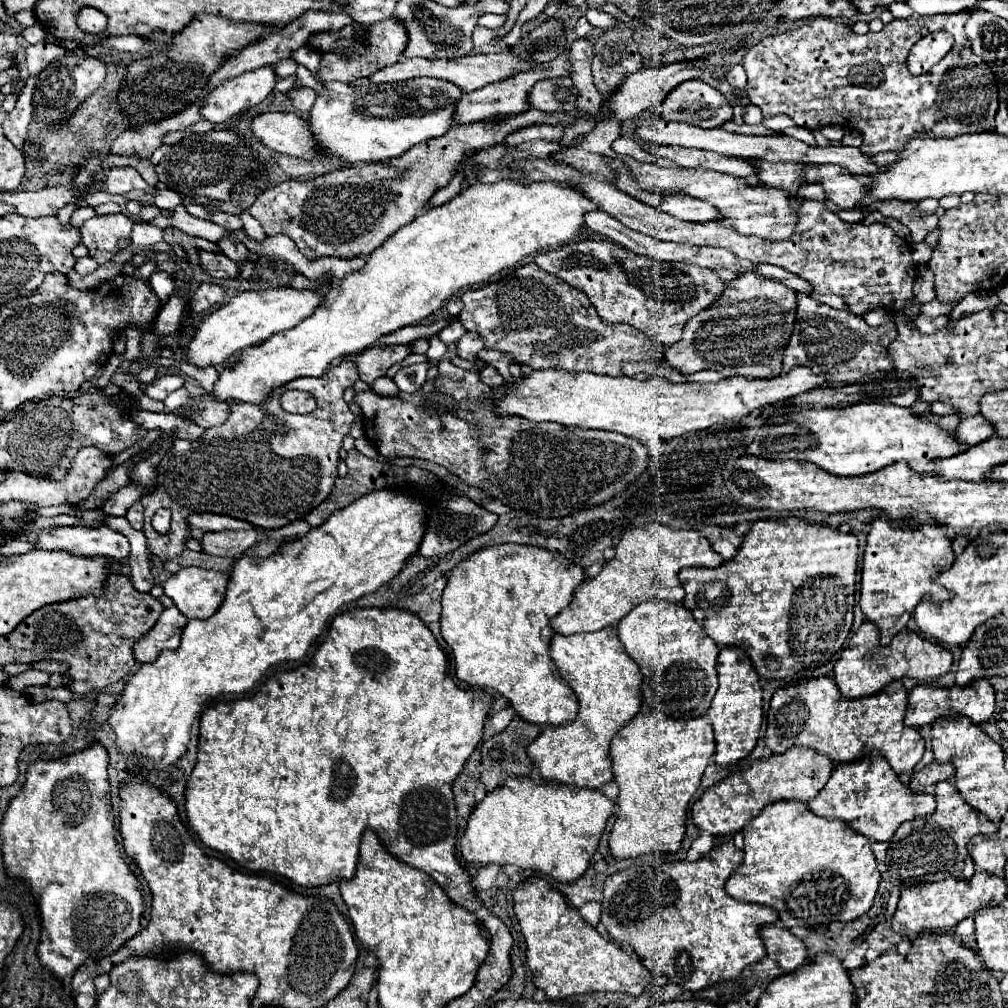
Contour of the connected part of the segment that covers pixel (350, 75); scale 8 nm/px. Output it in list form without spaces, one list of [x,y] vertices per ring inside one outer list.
[[[393,19],[389,21],[381,21],[381,25],[369,25],[369,37],[365,37],[369,41],[369,49],[365,55],[361,57],[347,57],[341,59],[335,53],[325,53],[321,59],[321,71],[319,71],[319,81],[343,81],[343,83],[351,83],[359,77],[369,77],[375,71],[389,67],[393,63],[399,61],[399,57],[405,51],[405,29],[401,29],[401,25],[397,25]]]

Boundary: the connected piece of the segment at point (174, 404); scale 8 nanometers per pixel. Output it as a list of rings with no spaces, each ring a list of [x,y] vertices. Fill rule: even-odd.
[[[181,387],[181,389],[173,391],[171,395],[167,395],[167,399],[165,399],[165,407],[167,407],[167,411],[173,411],[173,409],[185,405],[187,401],[189,401],[189,391],[187,391],[185,387]]]

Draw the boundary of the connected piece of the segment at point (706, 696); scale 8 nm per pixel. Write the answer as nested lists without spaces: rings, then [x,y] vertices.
[[[647,599],[619,621],[617,631],[625,651],[643,673],[641,691],[651,709],[665,711],[667,717],[675,719],[691,719],[707,713],[717,691],[715,663],[719,647],[693,619],[689,609],[681,603]]]

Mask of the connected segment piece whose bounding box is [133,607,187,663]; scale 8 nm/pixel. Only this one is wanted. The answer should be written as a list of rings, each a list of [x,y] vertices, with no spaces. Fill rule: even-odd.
[[[177,607],[165,609],[153,629],[149,629],[135,645],[133,657],[137,663],[153,663],[163,649],[175,649],[181,641],[181,631],[187,619]]]

